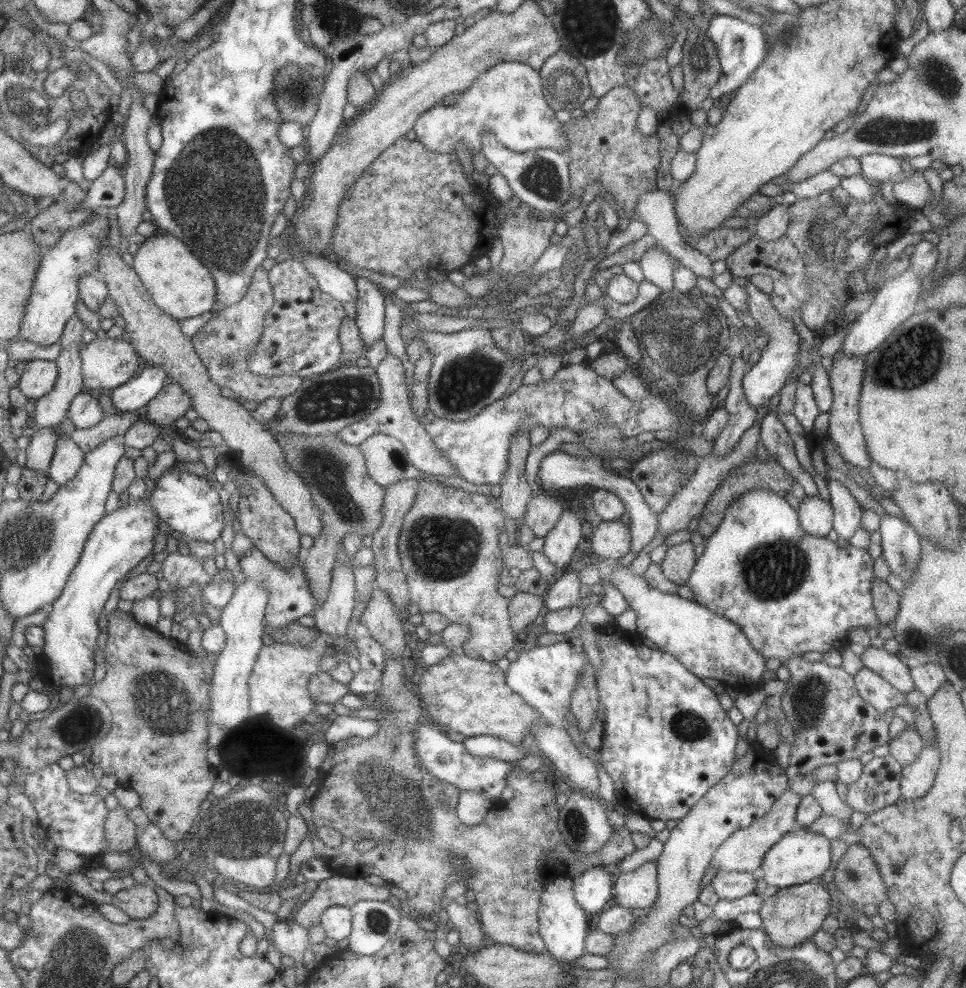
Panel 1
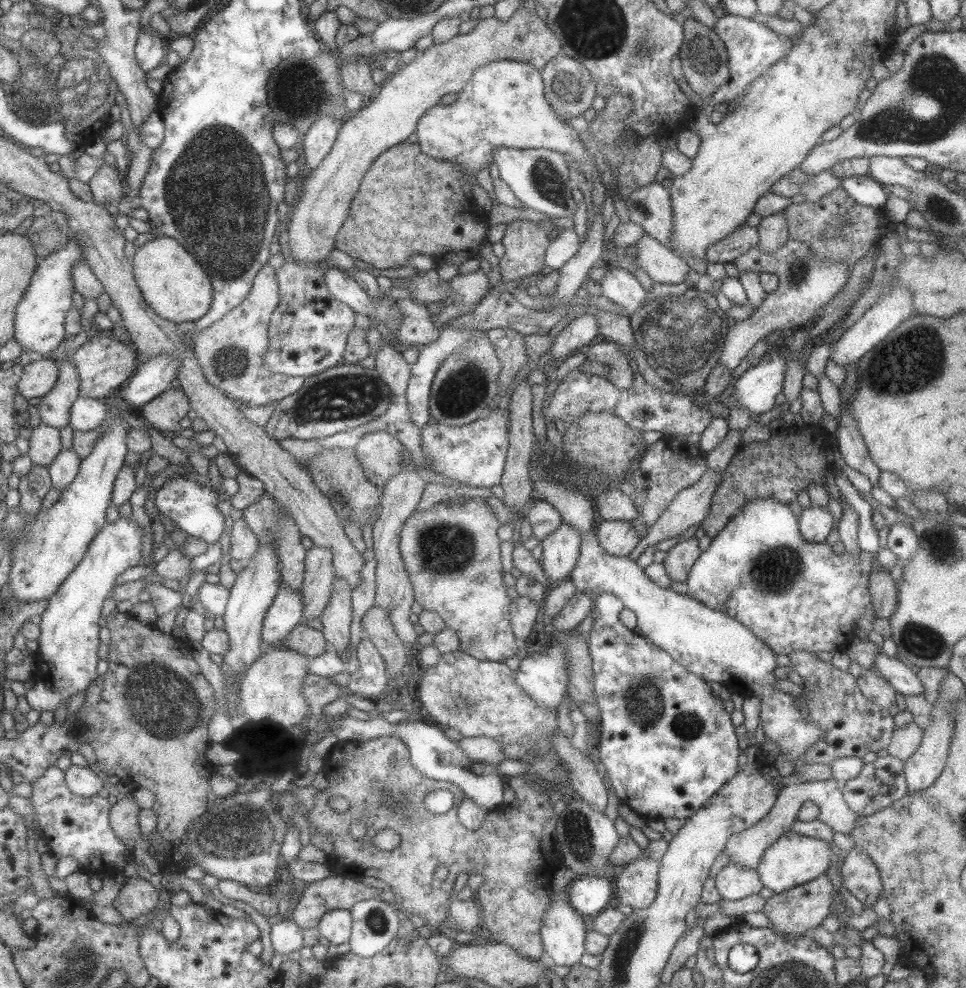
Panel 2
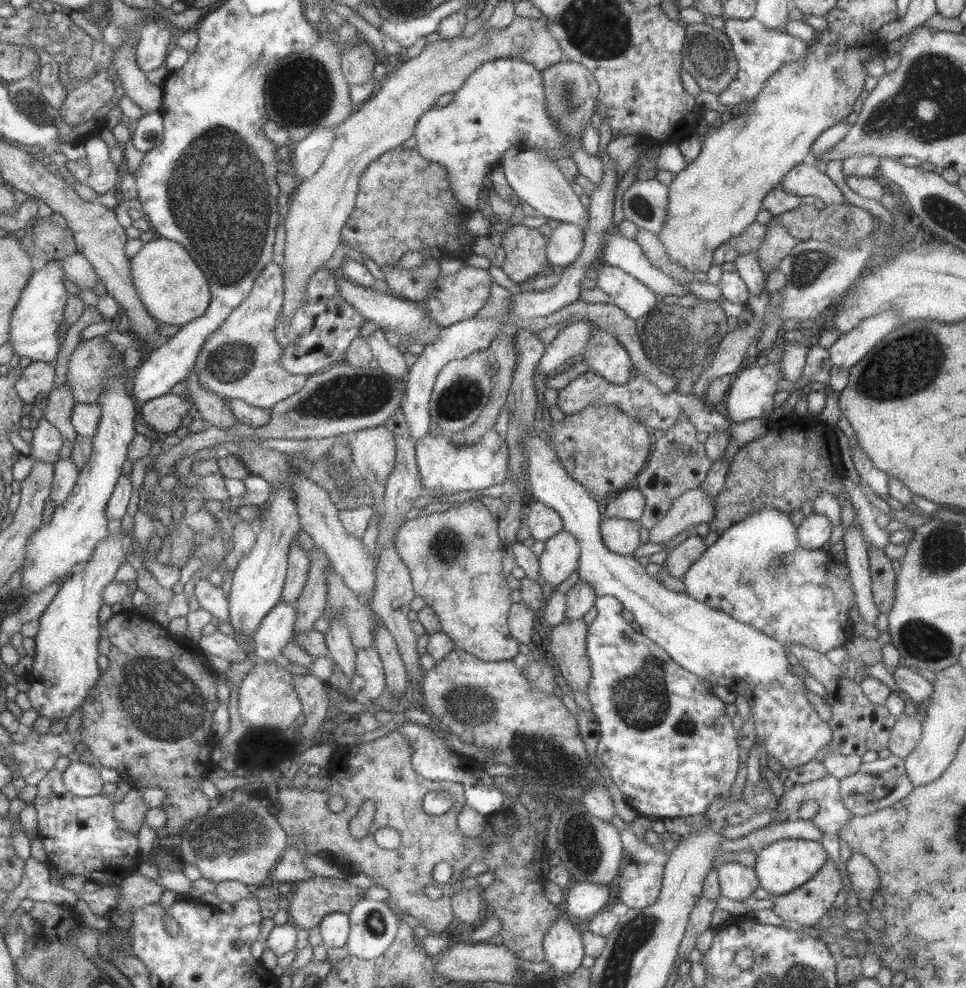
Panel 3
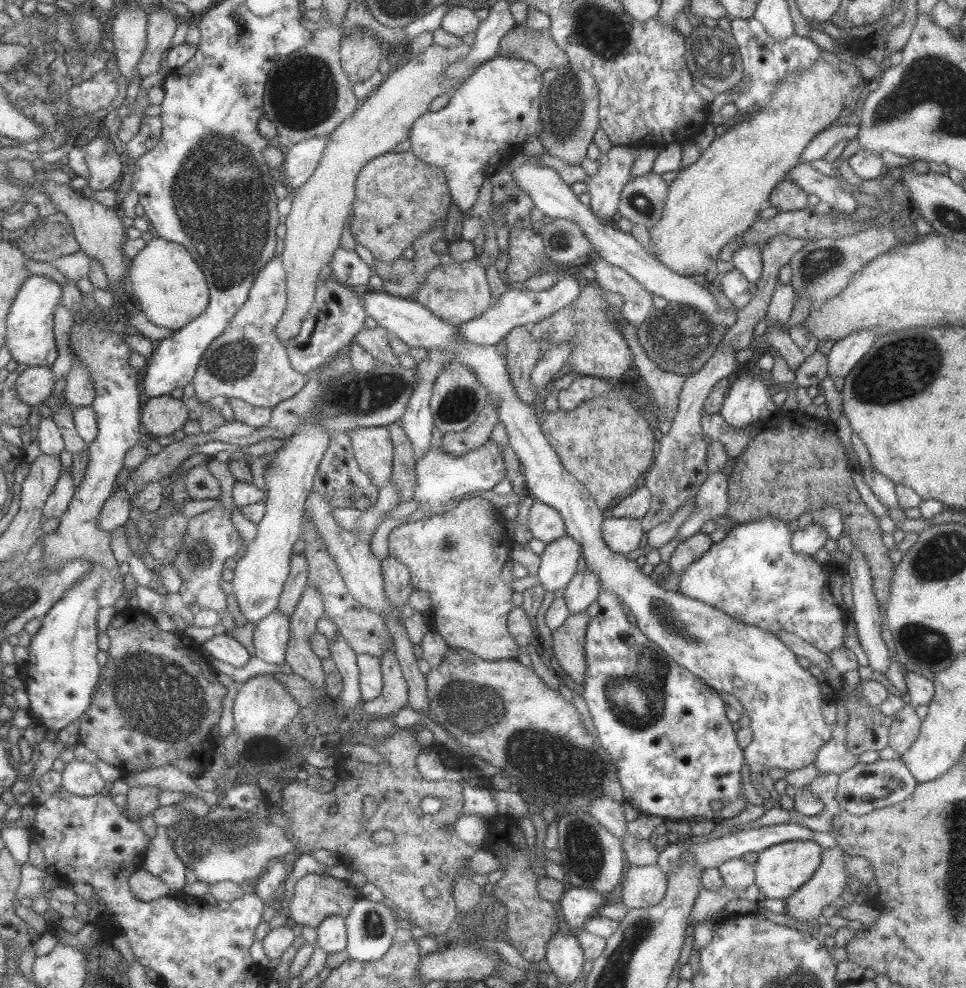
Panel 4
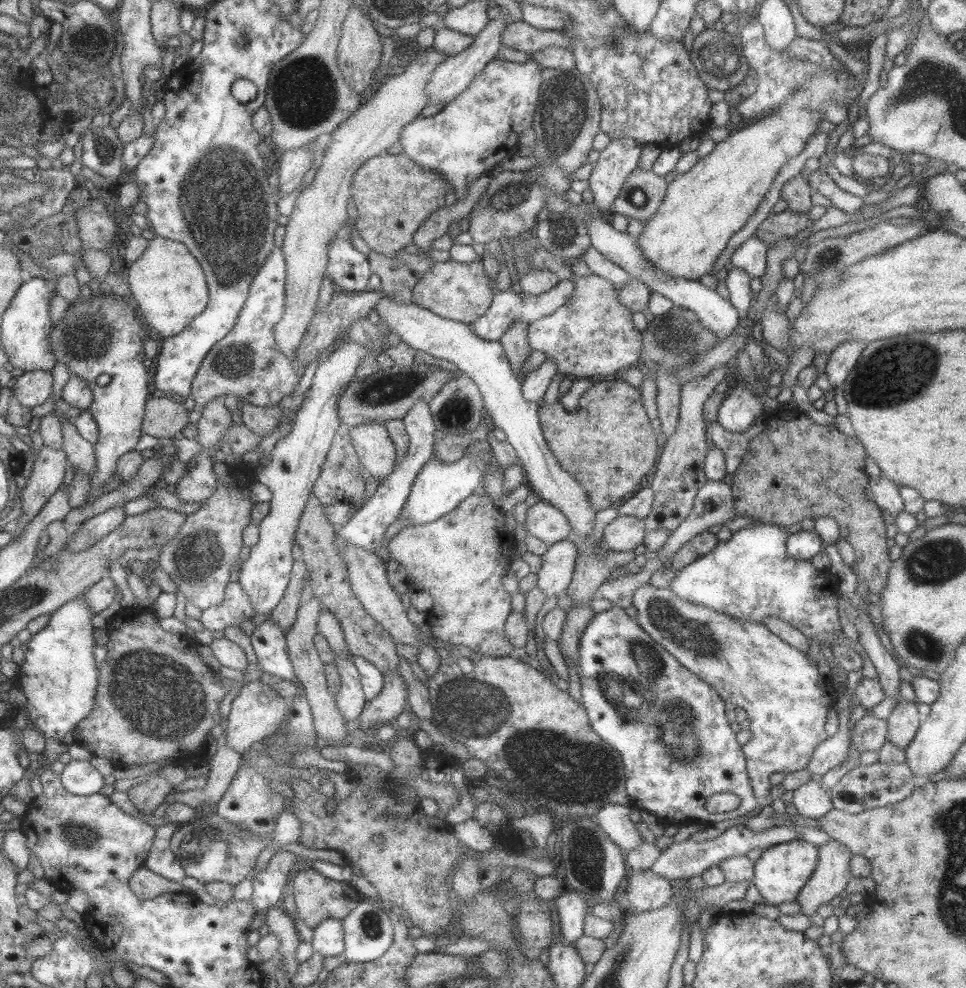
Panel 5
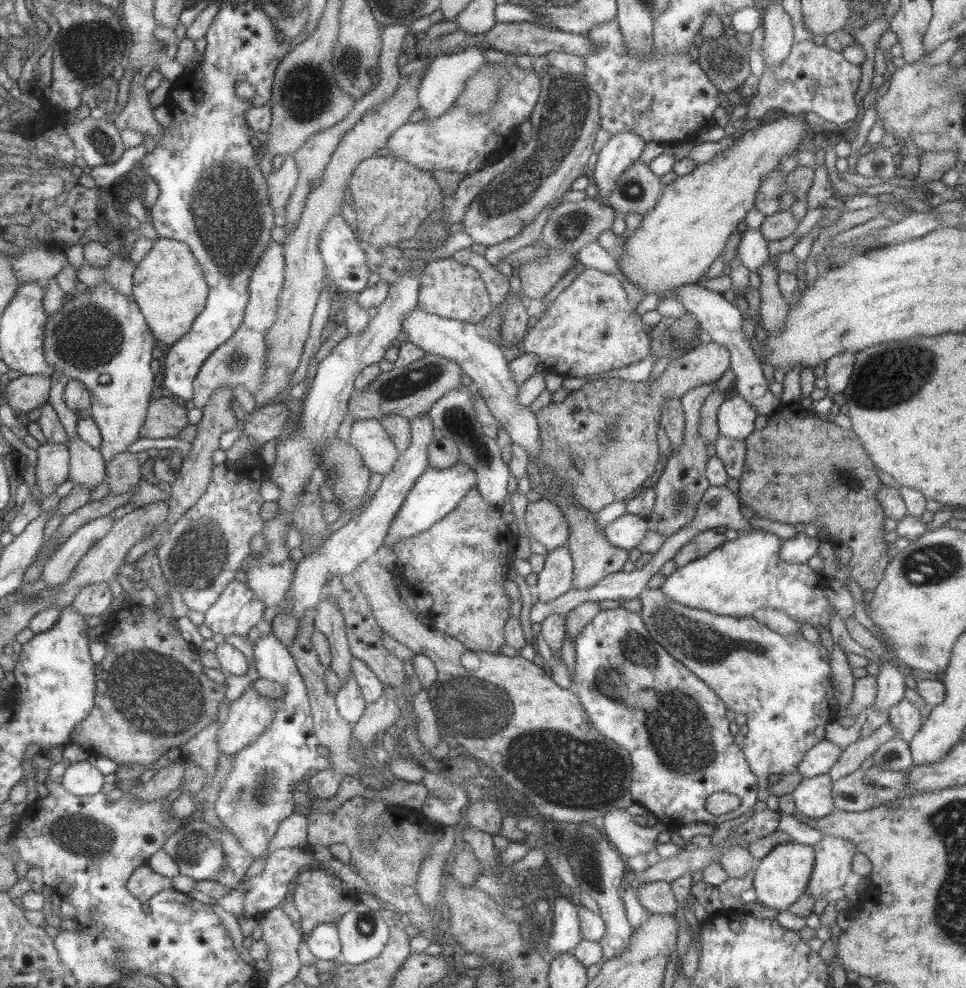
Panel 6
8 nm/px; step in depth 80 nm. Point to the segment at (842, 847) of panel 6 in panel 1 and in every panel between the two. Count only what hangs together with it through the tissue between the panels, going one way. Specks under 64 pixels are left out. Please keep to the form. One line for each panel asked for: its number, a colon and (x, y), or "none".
1: (792, 915)
2: (791, 912)
3: (804, 906)
4: (824, 887)
5: (831, 874)

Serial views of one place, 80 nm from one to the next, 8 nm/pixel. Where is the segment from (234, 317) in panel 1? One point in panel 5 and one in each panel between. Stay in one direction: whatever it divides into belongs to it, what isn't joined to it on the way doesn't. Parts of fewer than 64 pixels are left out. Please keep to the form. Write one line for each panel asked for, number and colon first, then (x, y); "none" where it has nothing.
2: (229, 350)
3: (239, 360)
4: (246, 361)
5: (246, 362)

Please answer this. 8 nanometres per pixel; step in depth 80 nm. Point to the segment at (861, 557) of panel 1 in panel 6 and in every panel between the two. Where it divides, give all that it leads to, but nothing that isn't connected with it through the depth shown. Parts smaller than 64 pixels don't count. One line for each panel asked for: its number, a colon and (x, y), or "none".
2: (792, 594)
3: (755, 572)
4: (752, 575)
5: (750, 576)
6: (746, 574)

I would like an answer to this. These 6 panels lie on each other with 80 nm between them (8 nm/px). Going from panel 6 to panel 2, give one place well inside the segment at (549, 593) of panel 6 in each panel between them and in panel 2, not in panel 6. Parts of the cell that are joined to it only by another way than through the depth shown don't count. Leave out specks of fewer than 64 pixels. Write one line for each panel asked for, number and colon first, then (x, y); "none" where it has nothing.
2: (560, 549)
3: (559, 557)
4: (558, 561)
5: (553, 577)

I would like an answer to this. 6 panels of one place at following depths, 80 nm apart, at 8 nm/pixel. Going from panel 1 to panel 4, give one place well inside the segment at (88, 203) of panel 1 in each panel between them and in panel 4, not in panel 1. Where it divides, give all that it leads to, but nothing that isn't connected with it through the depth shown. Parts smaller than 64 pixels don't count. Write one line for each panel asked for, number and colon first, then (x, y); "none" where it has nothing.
2: (106, 186)
3: (103, 175)
4: (105, 165)

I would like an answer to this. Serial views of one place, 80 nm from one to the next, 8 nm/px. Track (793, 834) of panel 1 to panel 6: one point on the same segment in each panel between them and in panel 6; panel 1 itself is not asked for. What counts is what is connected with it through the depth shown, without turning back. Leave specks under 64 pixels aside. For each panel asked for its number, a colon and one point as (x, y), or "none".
2: (793, 859)
3: (780, 867)
4: (779, 870)
5: (781, 870)
6: (780, 877)

